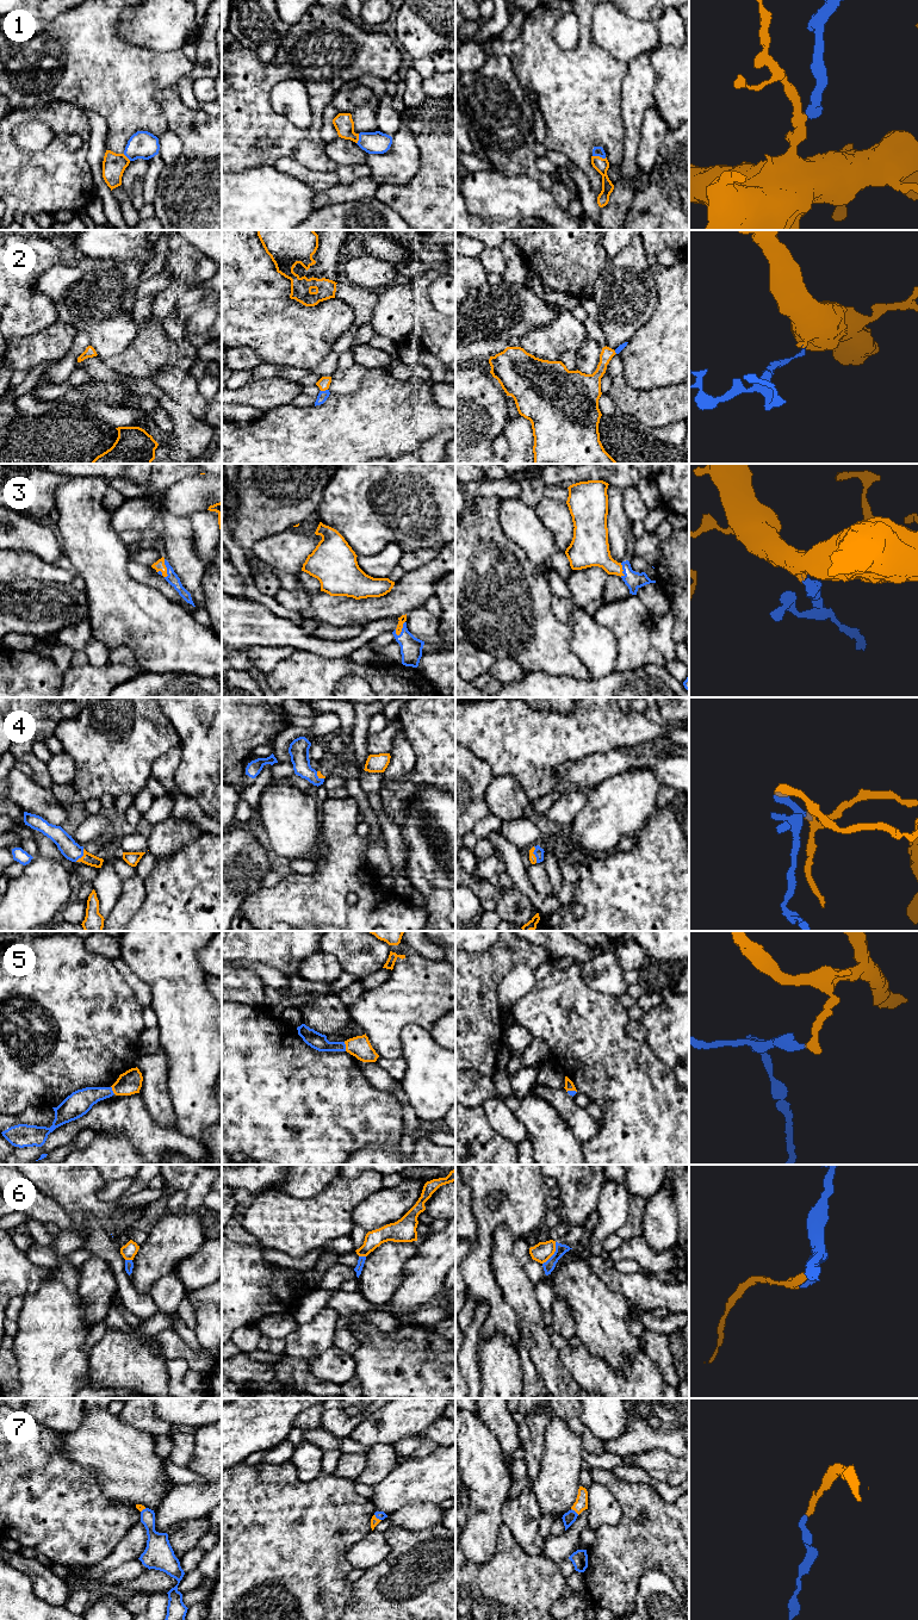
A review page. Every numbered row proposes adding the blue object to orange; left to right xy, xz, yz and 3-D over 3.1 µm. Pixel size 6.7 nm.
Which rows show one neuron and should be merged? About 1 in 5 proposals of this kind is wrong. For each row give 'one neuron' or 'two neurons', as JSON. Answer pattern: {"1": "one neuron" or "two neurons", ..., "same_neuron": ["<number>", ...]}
{"1": "one neuron", "2": "one neuron", "3": "one neuron", "4": "one neuron", "5": "one neuron", "6": "two neurons", "7": "one neuron", "same_neuron": ["1", "2", "3", "4", "5", "7"]}

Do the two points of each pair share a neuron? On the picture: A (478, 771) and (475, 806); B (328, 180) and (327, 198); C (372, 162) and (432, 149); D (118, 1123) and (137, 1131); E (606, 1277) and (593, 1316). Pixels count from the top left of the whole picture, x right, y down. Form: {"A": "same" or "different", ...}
{"A": "same", "B": "different", "C": "different", "D": "same", "E": "different"}

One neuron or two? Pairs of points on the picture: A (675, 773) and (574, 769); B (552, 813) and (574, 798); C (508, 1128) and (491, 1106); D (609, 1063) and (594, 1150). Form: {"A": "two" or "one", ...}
{"A": "one", "B": "one", "C": "one", "D": "one"}

